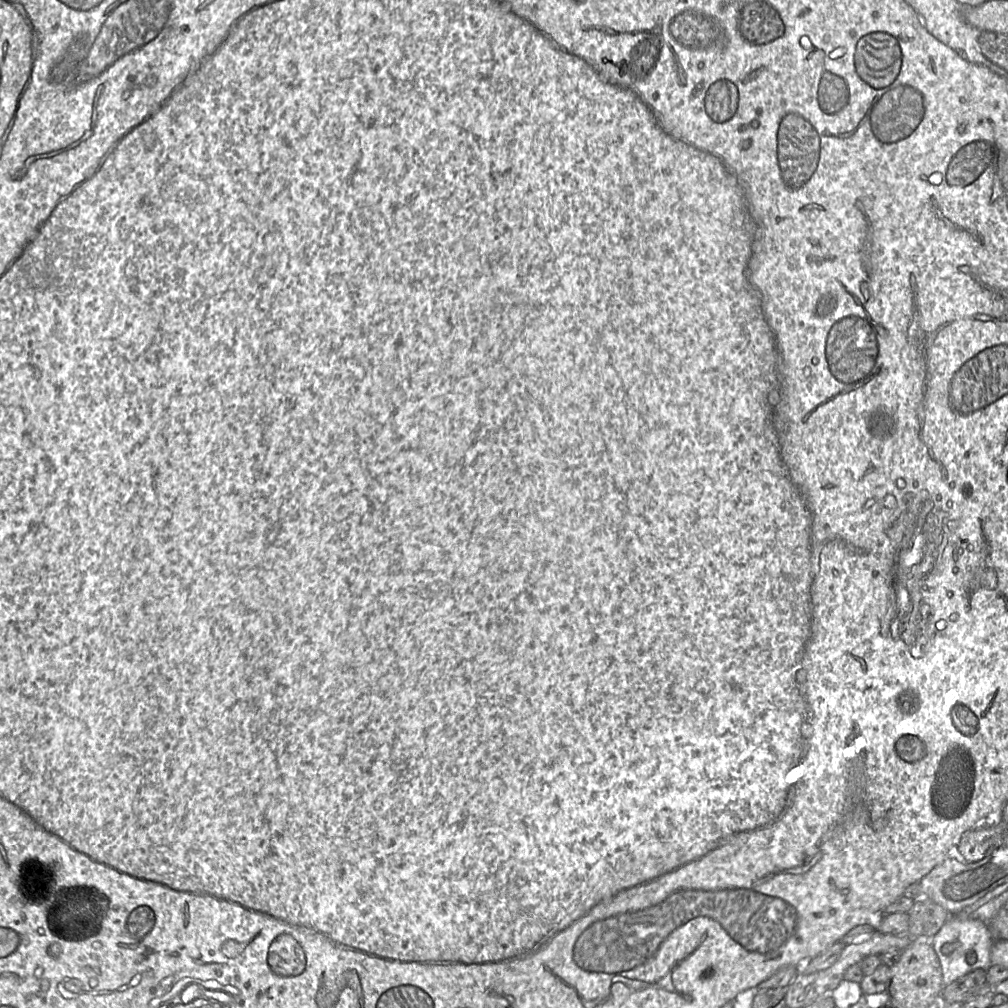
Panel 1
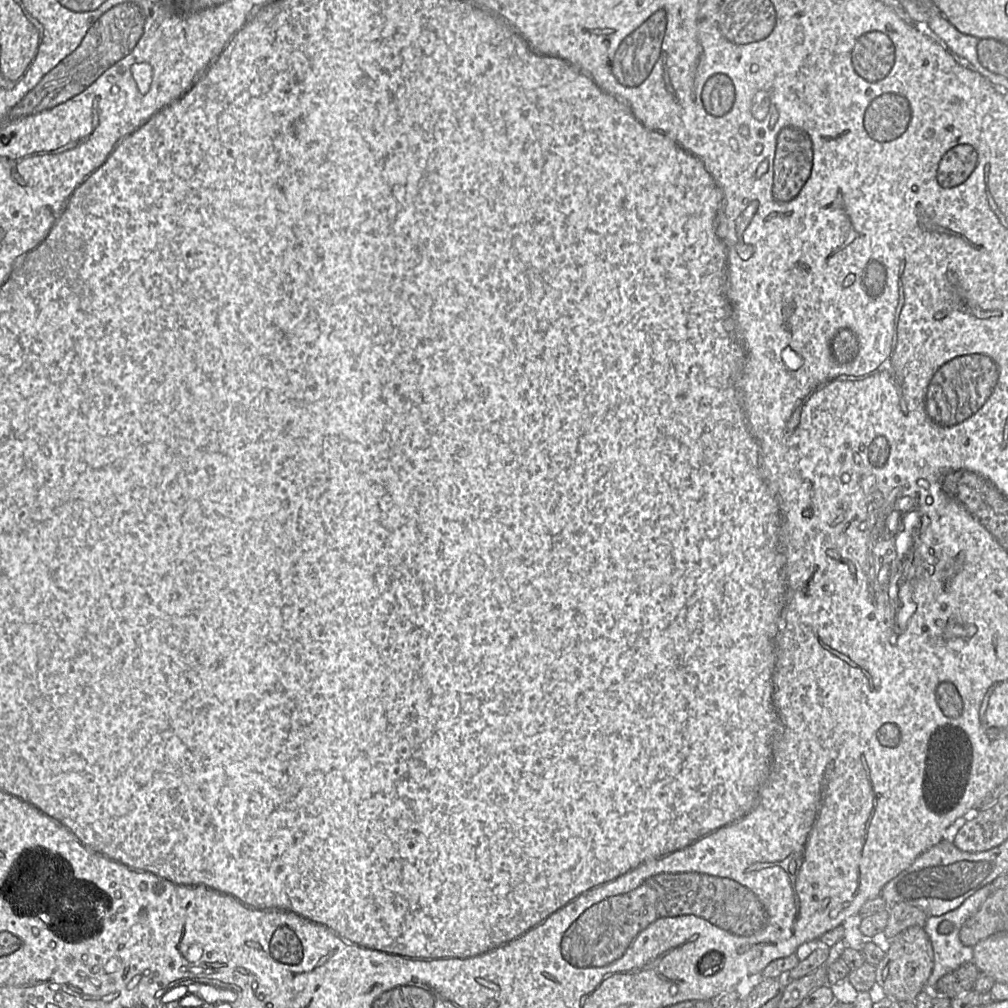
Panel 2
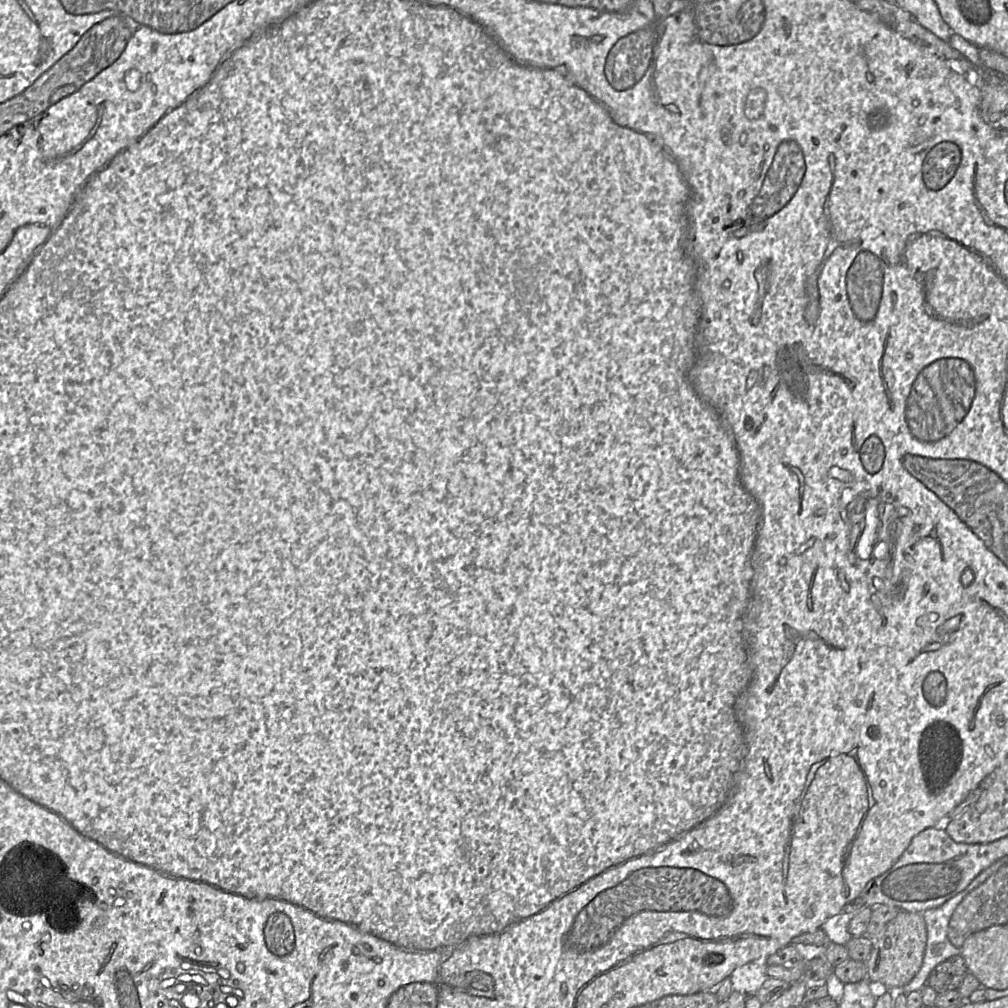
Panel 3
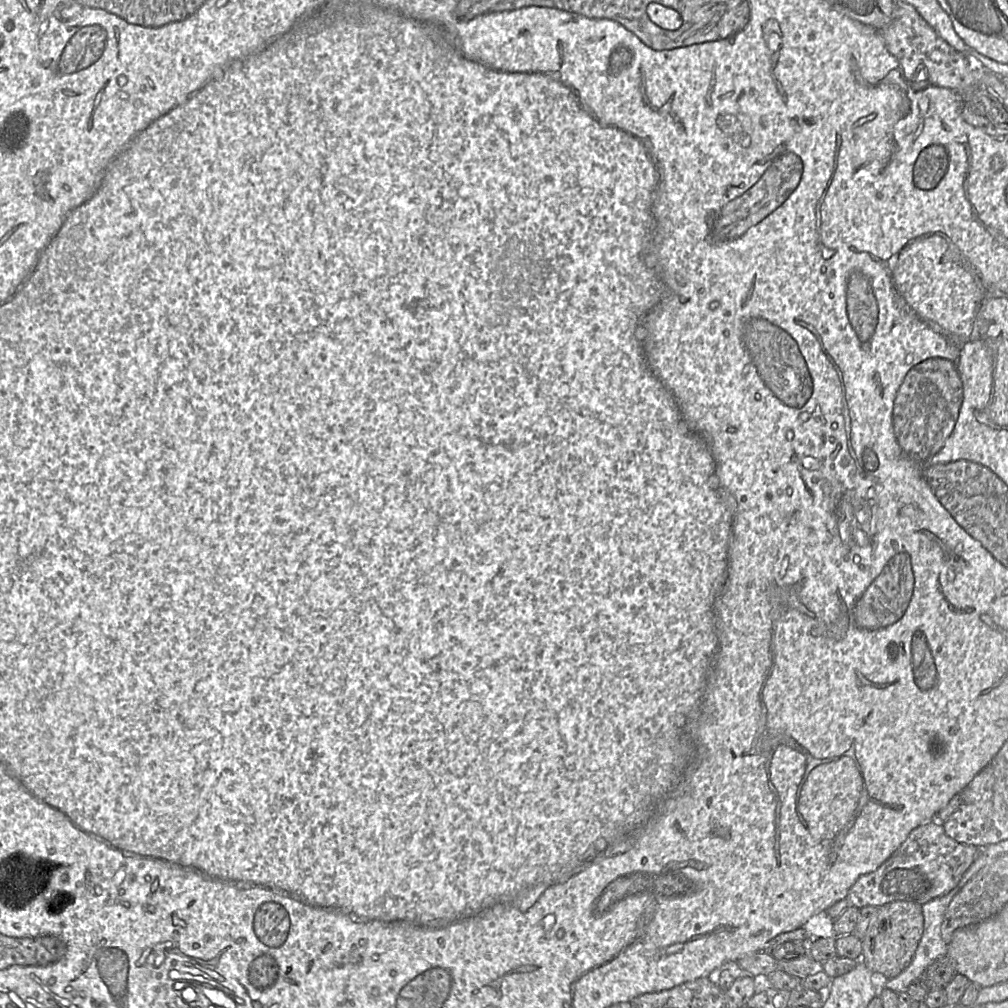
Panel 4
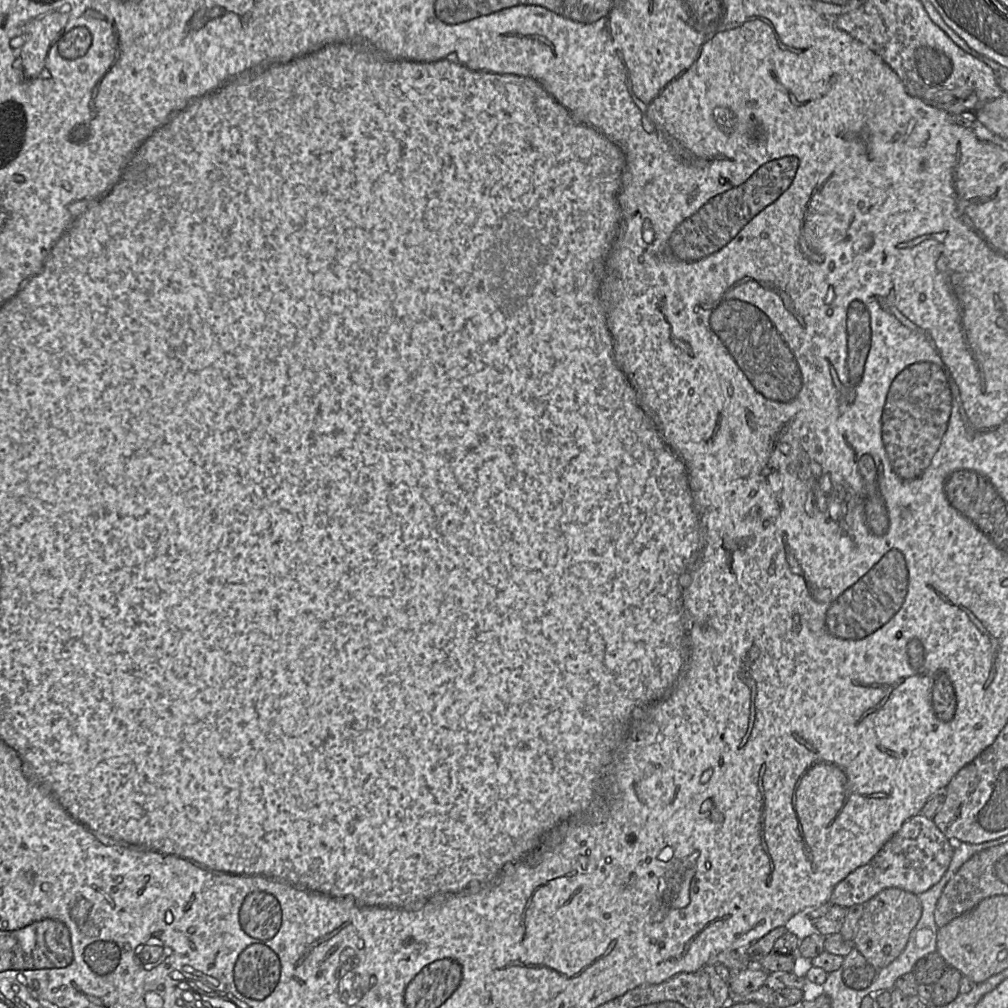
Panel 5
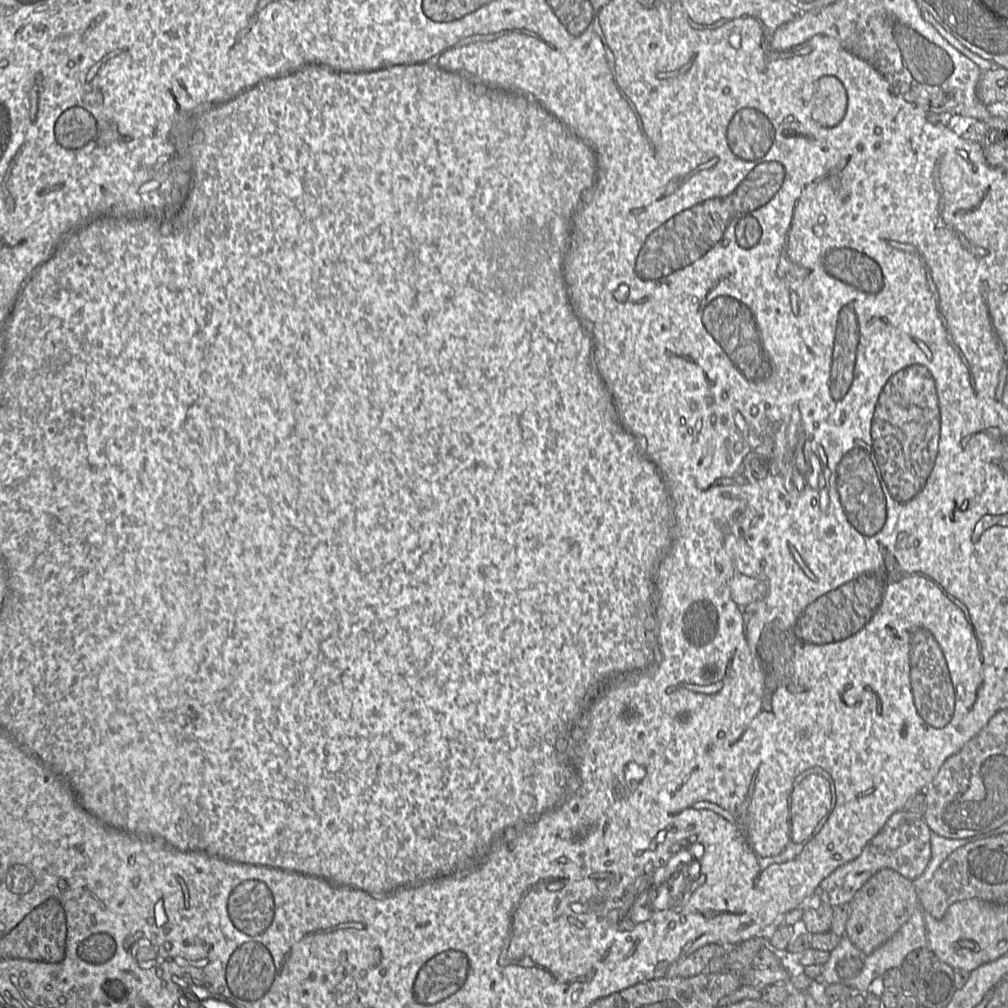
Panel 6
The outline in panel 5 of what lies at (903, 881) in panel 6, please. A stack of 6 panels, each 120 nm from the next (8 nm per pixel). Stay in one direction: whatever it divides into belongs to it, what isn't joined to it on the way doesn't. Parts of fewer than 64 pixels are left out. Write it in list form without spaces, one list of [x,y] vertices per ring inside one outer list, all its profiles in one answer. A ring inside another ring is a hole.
[[[899,888],[884,889],[862,905],[864,906],[863,914],[852,943],[868,963],[879,970],[895,960],[906,947],[910,933],[921,917],[922,905],[917,895]]]

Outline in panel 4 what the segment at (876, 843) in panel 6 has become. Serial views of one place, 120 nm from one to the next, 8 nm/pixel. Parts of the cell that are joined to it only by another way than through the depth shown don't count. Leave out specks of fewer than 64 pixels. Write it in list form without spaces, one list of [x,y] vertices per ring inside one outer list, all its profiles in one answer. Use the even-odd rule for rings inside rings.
[[[930,821],[913,829],[900,847],[875,871],[860,876],[848,891],[846,899],[854,907],[881,907],[894,901],[908,901],[921,906],[932,899],[951,891],[960,881],[963,874],[972,865],[980,848],[975,845],[957,842],[947,835],[943,824]]]

